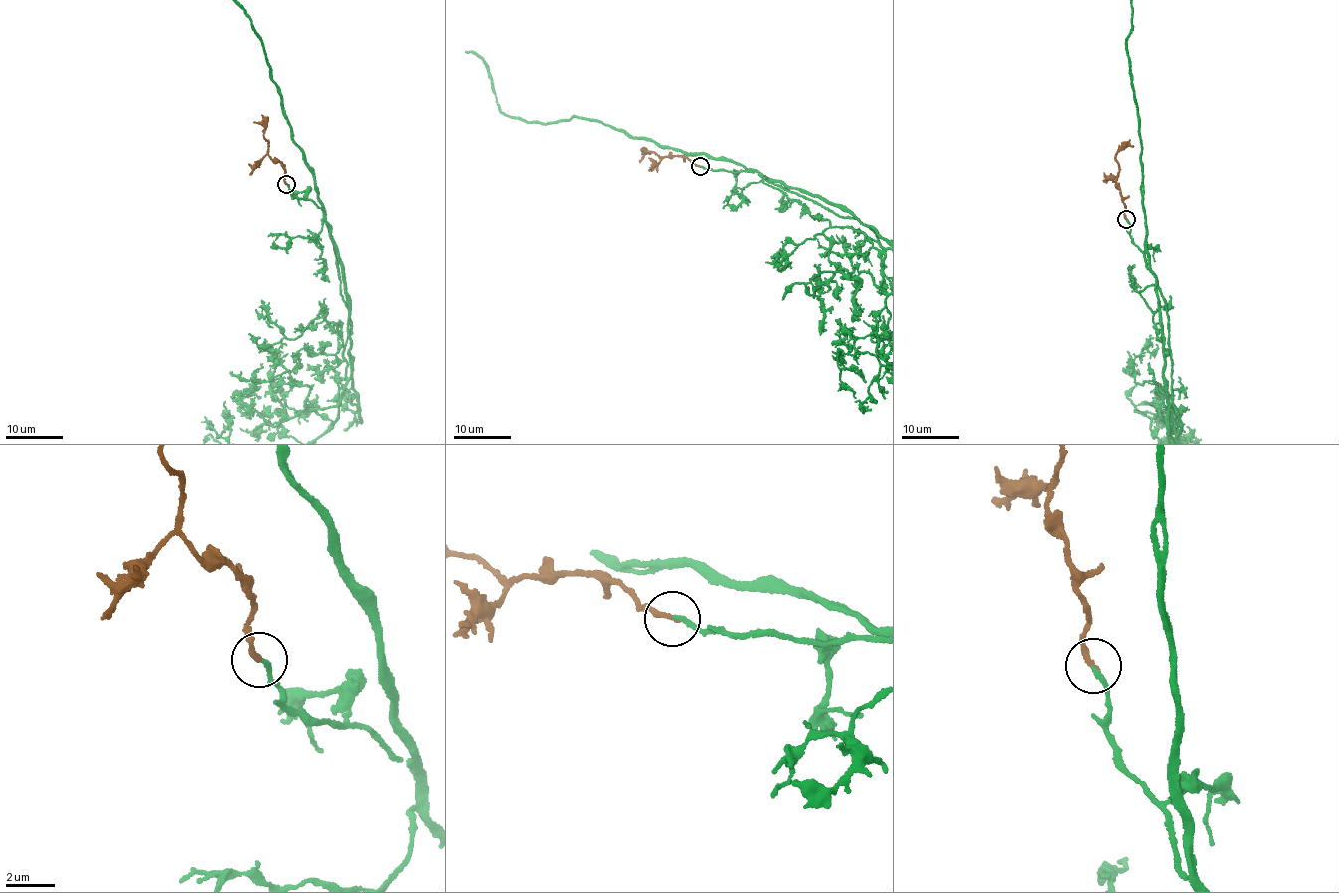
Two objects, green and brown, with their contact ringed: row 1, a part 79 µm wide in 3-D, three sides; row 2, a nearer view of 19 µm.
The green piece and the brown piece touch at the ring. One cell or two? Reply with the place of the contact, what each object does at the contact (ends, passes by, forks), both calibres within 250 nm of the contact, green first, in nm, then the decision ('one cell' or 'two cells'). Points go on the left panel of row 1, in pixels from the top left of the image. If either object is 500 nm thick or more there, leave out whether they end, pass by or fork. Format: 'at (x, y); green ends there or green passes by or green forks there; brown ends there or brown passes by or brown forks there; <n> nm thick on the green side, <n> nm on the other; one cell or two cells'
at (286, 184); green ends there; brown ends there; 170 nm thick on the green side, 220 nm on the other; one cell

